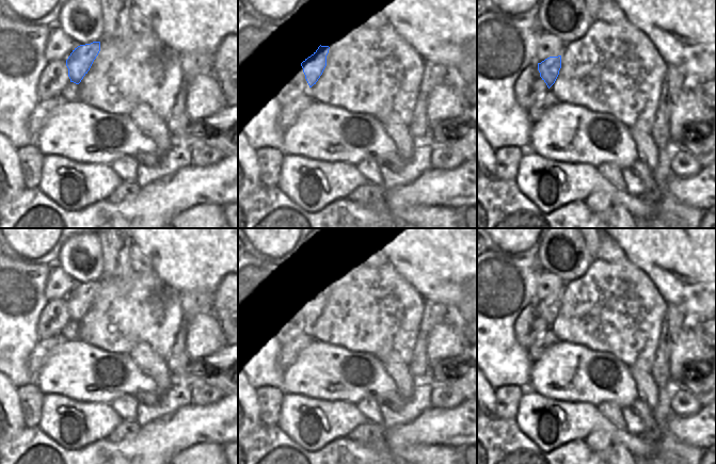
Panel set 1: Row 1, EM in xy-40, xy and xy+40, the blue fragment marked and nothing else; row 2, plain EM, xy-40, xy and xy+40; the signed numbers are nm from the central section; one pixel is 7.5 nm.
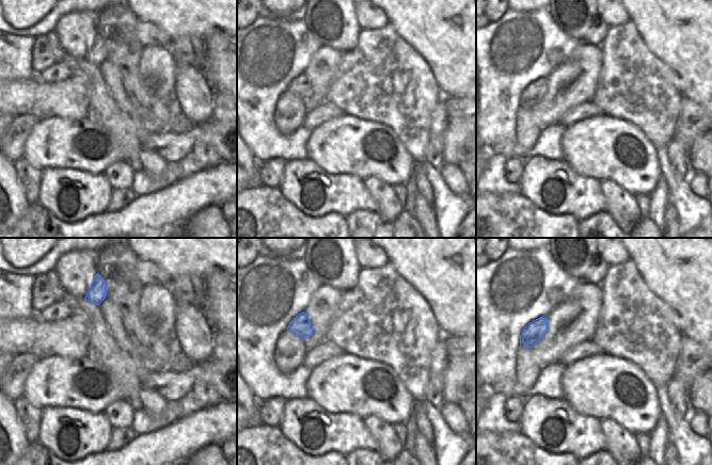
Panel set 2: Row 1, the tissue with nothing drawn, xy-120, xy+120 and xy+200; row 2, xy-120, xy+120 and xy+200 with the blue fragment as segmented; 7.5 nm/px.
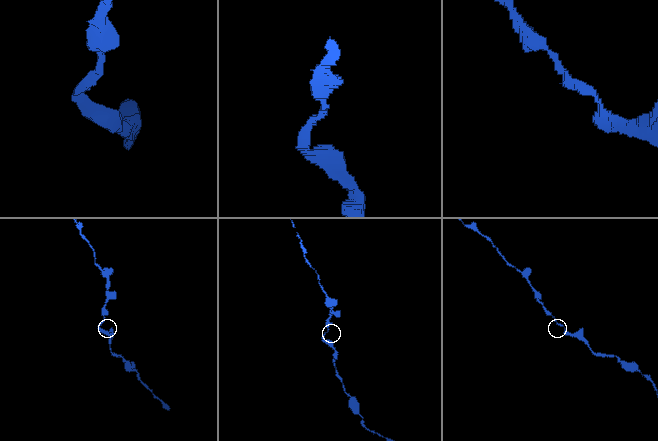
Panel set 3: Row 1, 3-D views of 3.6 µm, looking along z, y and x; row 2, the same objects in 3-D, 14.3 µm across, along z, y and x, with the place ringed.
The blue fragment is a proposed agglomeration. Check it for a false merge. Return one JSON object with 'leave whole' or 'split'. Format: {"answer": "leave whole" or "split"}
{"answer": "leave whole"}

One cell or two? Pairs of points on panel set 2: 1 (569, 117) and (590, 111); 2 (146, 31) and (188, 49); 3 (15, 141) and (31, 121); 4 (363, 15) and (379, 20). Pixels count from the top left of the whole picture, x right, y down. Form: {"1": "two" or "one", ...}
{"1": "one", "2": "one", "3": "one", "4": "one"}

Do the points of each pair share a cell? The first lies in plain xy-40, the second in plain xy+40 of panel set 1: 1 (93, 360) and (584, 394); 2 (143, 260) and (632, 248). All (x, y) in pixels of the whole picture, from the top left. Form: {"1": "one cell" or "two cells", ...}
{"1": "one cell", "2": "two cells"}

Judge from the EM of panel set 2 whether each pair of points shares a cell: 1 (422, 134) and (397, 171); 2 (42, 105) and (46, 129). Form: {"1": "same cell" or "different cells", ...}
{"1": "different cells", "2": "different cells"}

